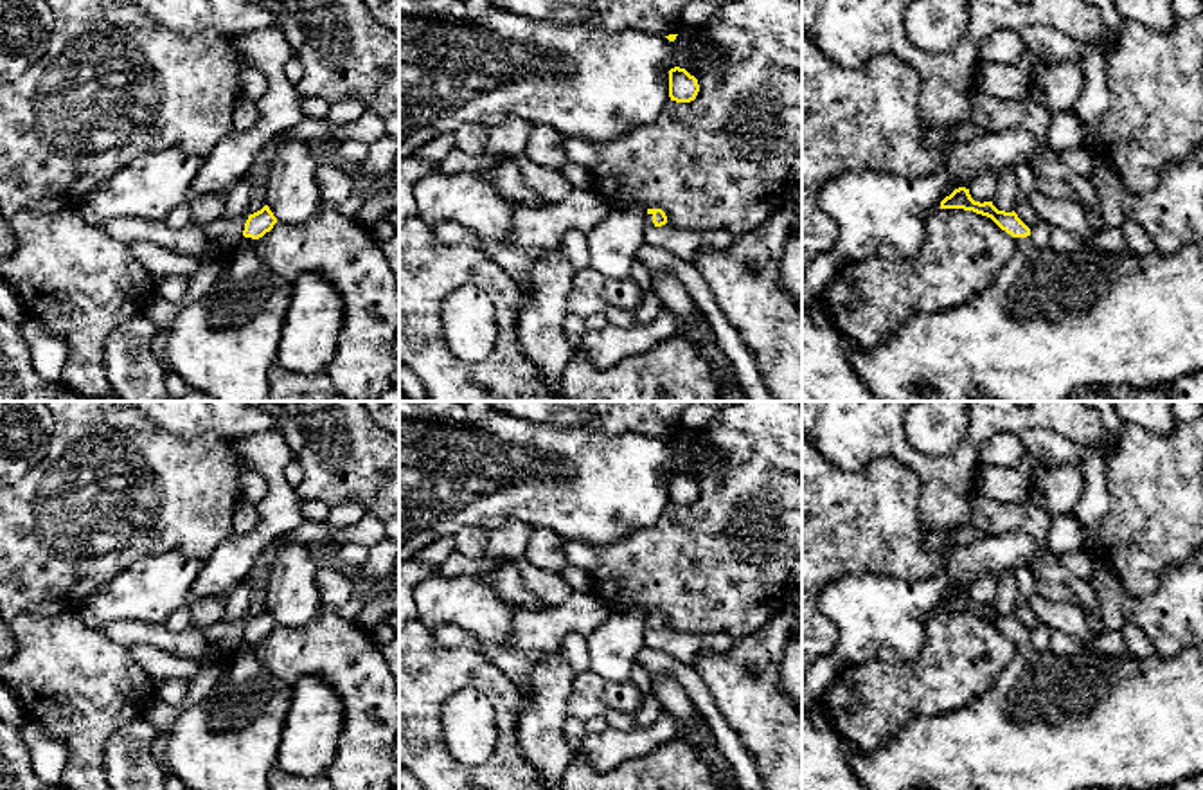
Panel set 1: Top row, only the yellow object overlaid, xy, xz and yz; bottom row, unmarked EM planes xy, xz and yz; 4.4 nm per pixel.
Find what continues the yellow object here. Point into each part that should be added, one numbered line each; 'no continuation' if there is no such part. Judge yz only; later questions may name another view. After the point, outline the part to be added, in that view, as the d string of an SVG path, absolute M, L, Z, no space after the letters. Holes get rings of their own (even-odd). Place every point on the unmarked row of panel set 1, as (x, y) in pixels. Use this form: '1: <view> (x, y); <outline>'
1: yz (1051, 722); M1030 639L1014 641L1016 655L1000 675L994 687L975 702L931 718L915 718L904 723L896 736L888 736L876 750L854 750L849 763L867 790L1160 790L1203 774L1203 646L1176 651L1171 657L1151 653L1145 657L1102 657L1083 648L1077 659L1036 651Z

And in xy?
1: xy (229, 742); M243 641L210 696L183 711L171 731L164 763L187 790L270 790L270 776L279 761L279 743L293 687L257 662L254 646L255 642Z

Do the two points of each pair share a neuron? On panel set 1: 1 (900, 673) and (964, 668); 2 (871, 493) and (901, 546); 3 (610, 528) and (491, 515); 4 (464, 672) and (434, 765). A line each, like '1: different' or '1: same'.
1: same
2: same
3: same
4: same

